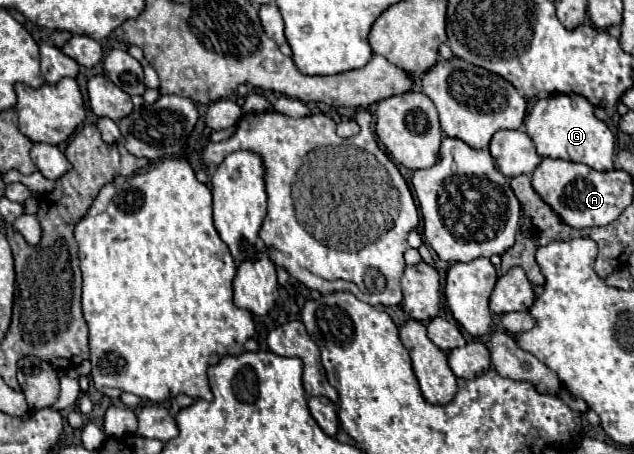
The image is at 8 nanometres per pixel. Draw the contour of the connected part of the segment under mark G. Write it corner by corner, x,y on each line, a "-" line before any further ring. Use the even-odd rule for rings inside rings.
556,94
546,100
538,100
524,124
538,156
586,164
600,172
614,170
614,134
602,120
594,116
594,106
584,96

